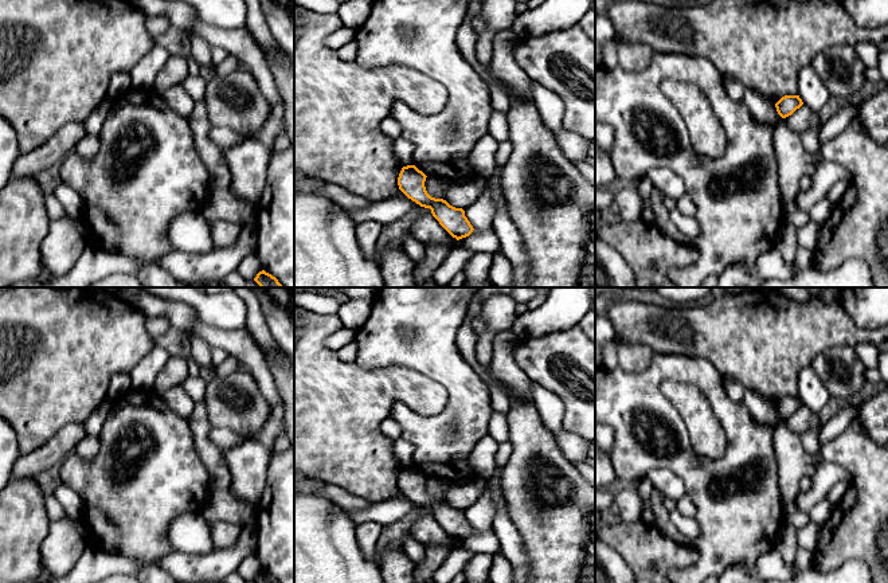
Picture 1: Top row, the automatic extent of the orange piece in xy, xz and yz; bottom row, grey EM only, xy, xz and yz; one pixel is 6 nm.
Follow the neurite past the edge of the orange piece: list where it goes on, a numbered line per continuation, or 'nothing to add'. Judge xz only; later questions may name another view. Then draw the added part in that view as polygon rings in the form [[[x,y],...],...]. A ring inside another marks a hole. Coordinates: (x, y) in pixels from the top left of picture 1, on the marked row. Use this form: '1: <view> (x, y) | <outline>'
nothing to add

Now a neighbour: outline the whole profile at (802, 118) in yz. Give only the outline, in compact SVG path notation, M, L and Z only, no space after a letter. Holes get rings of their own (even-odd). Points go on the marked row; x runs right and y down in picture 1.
M802 105L791 116L783 118L783 122L798 134L805 133L811 126L819 129L822 125L819 114L806 105Z

